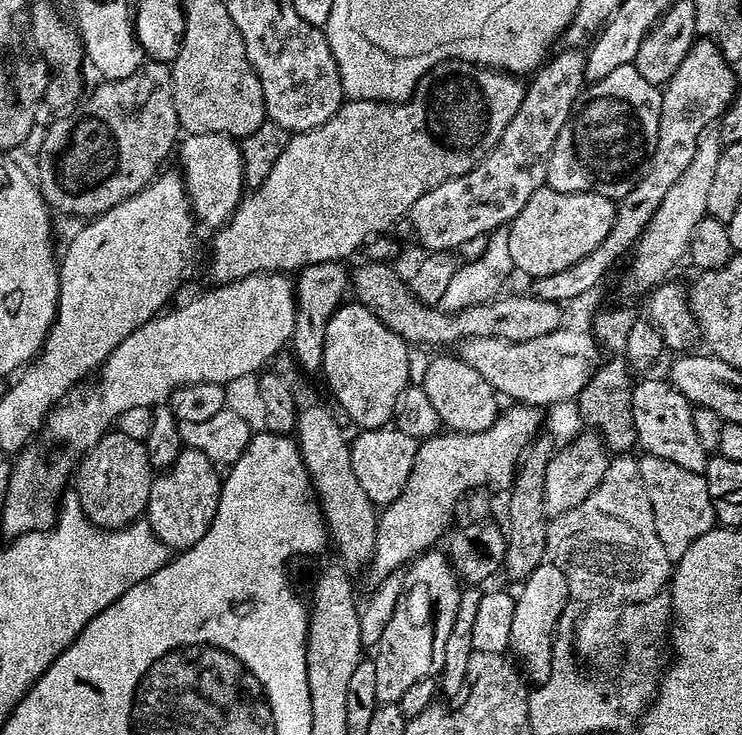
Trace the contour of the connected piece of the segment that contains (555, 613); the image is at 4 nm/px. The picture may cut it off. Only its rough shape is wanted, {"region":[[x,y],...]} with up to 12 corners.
{"region":[[546,560],[517,591],[509,651],[534,684],[552,673],[569,583]]}

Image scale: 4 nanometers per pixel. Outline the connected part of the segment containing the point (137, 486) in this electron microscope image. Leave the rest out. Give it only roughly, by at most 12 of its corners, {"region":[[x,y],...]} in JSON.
{"region":[[110,430],[83,453],[74,490],[100,528],[148,511],[143,440]]}

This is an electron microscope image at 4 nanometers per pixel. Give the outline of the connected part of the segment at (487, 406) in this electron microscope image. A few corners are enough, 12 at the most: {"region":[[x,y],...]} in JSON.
{"region":[[459,355],[424,368],[426,398],[445,429],[481,432],[498,393]]}

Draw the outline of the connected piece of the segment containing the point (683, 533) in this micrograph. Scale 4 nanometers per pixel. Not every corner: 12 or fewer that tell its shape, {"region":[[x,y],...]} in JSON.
{"region":[[639,457],[658,542],[678,561],[717,523],[706,478]]}

